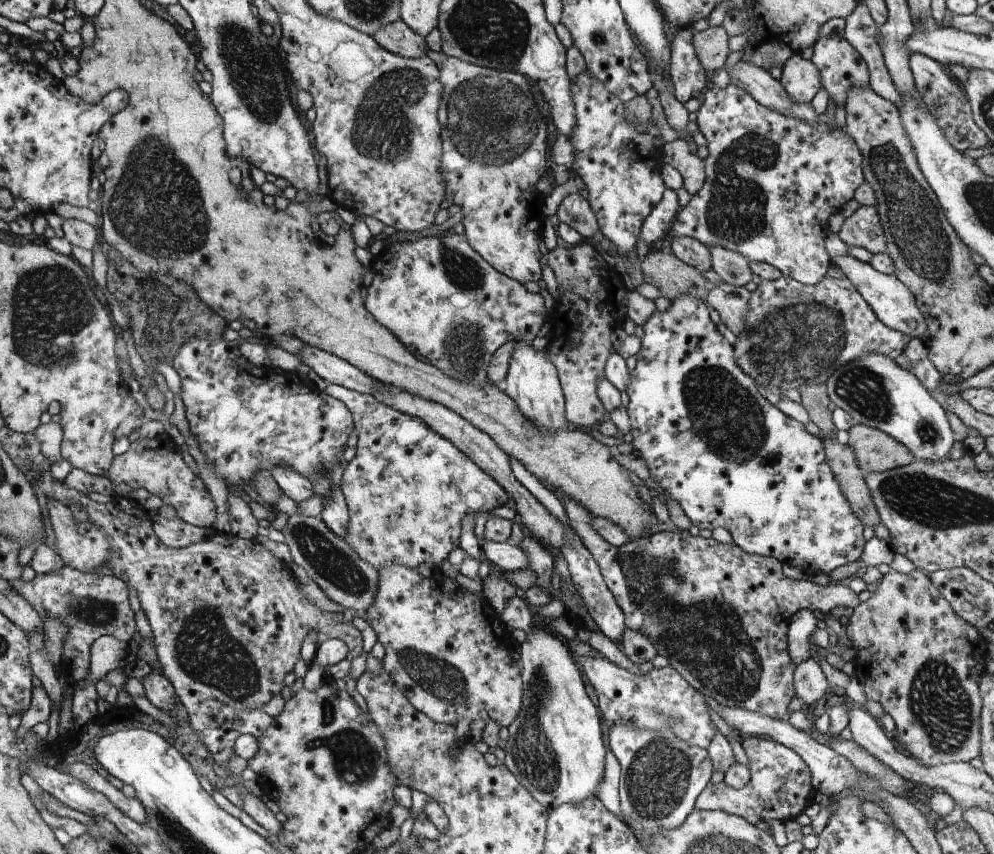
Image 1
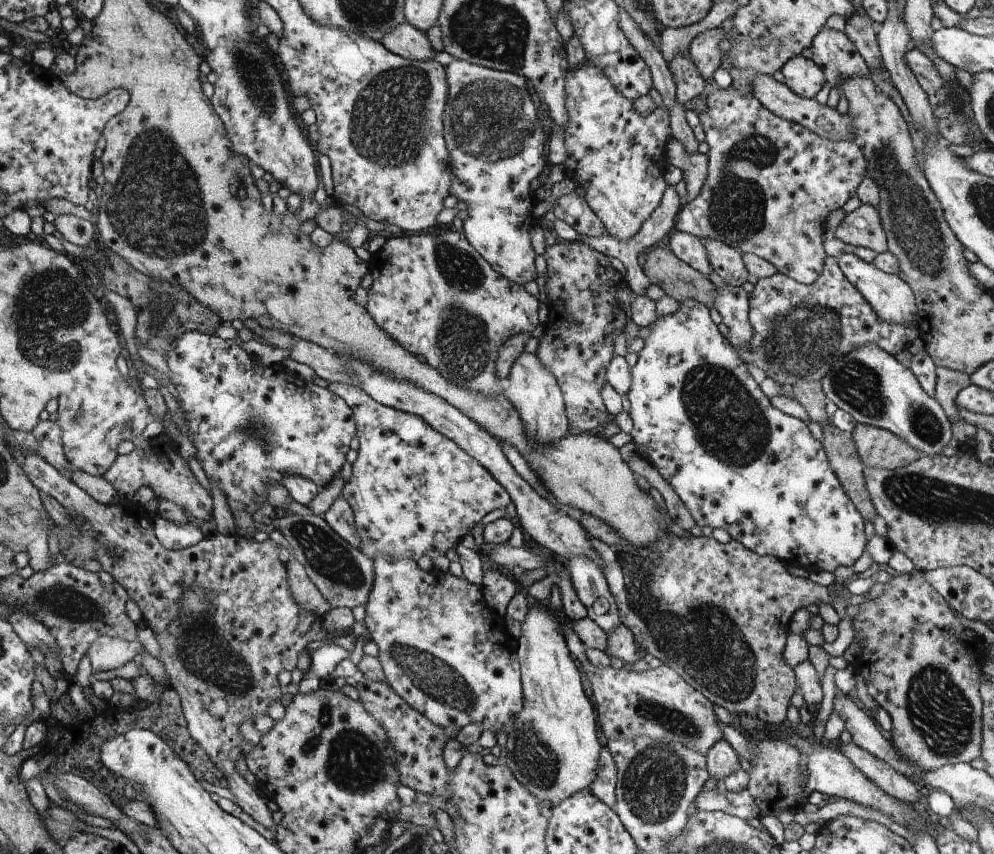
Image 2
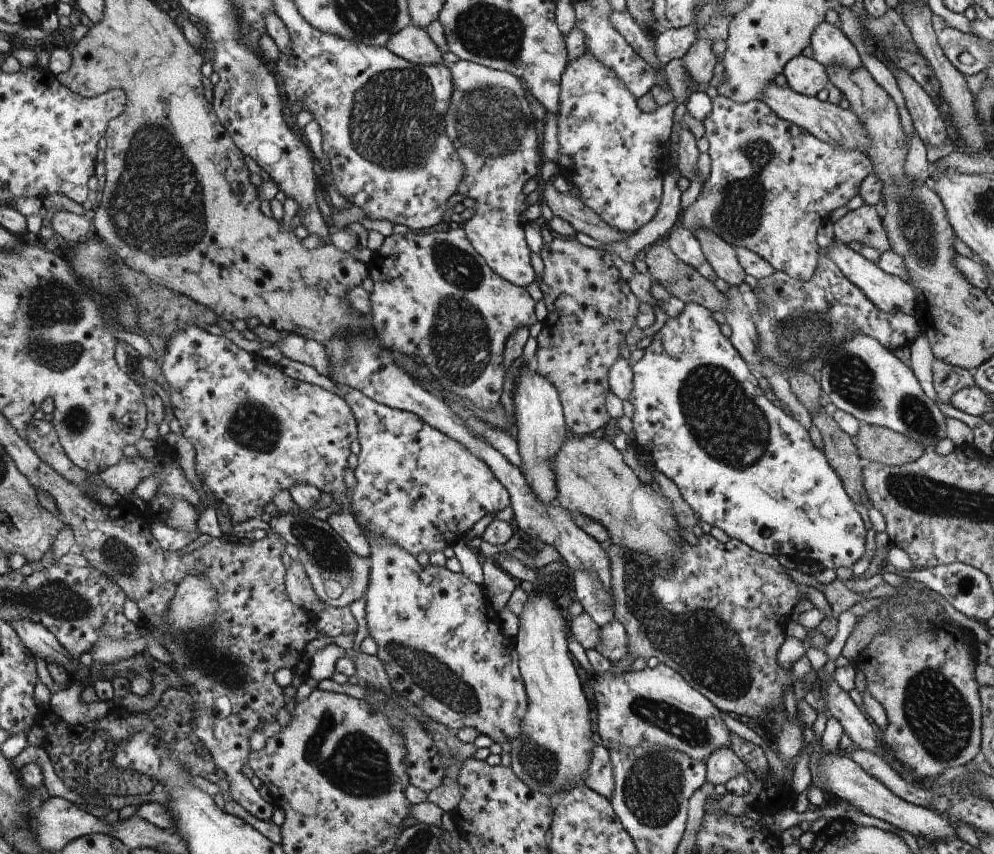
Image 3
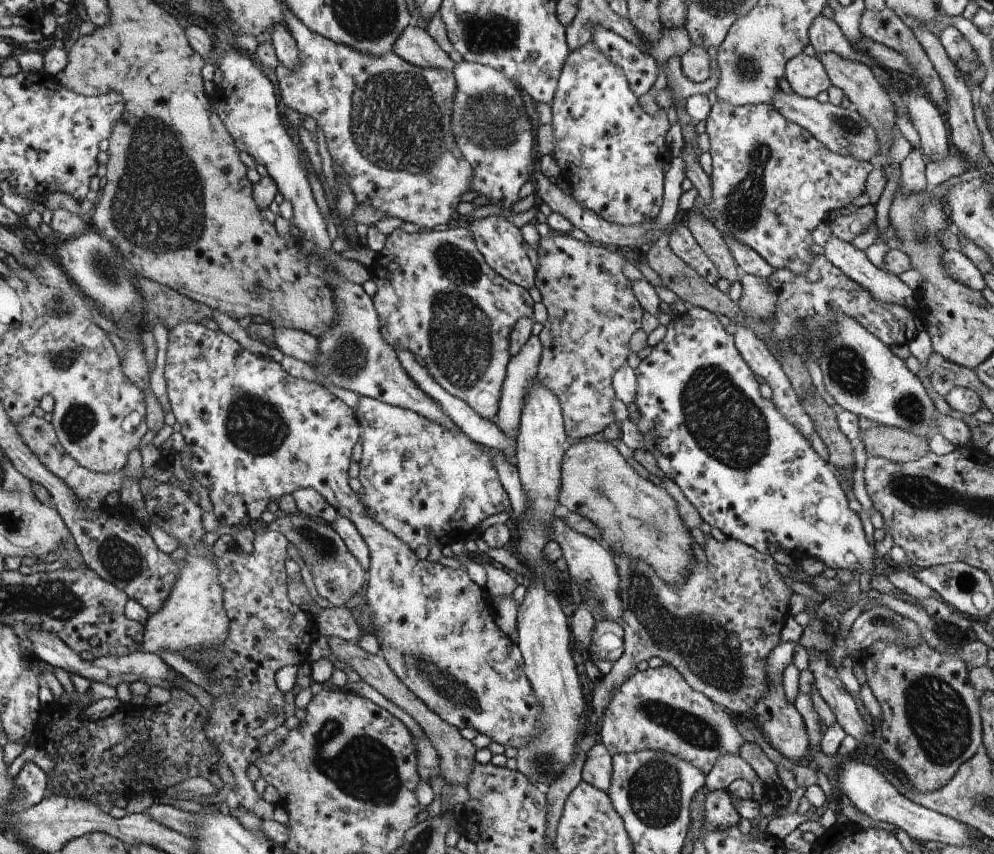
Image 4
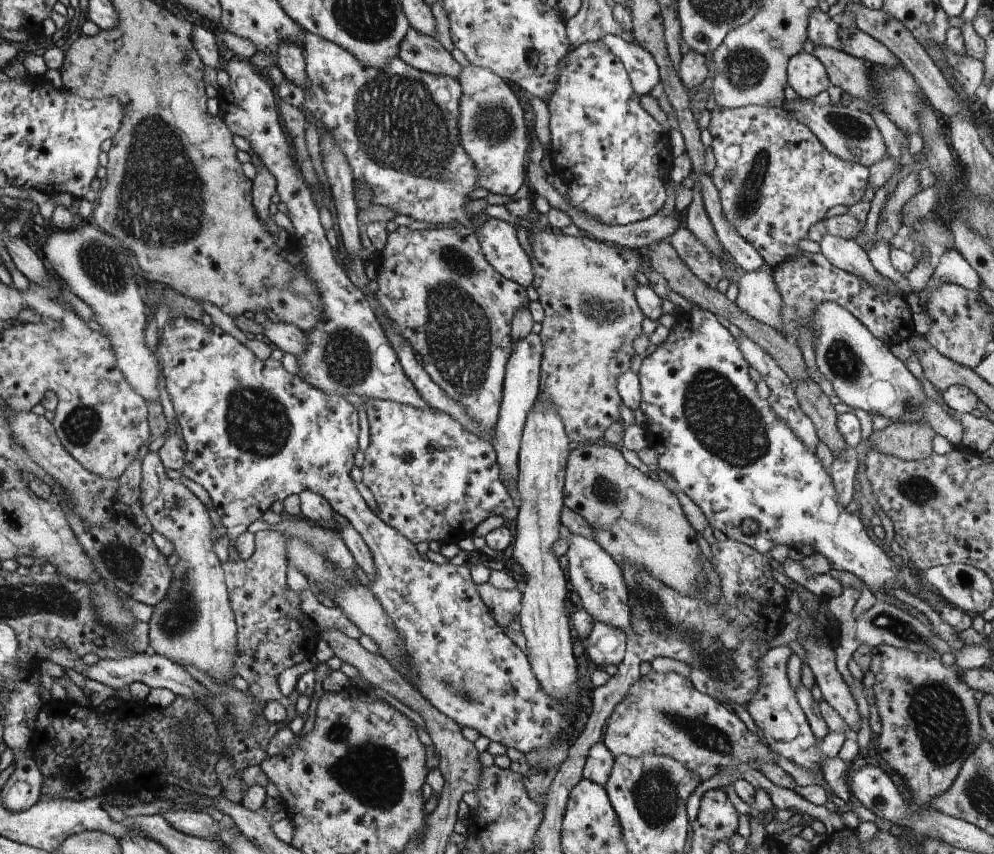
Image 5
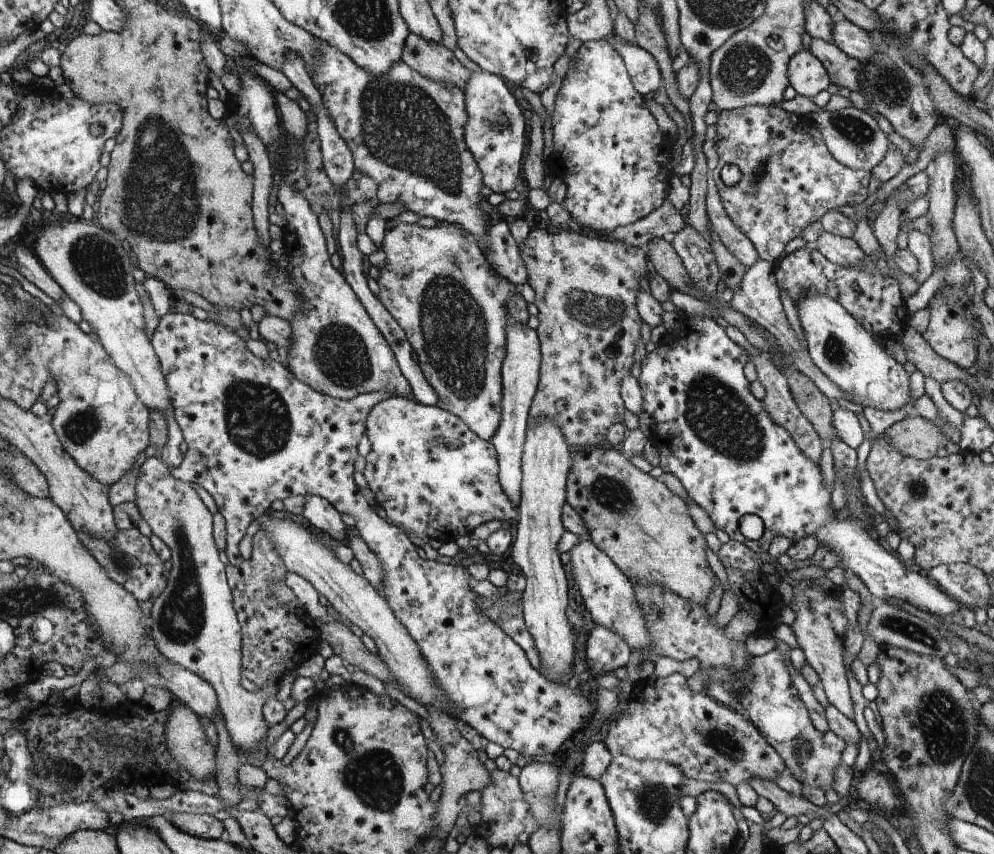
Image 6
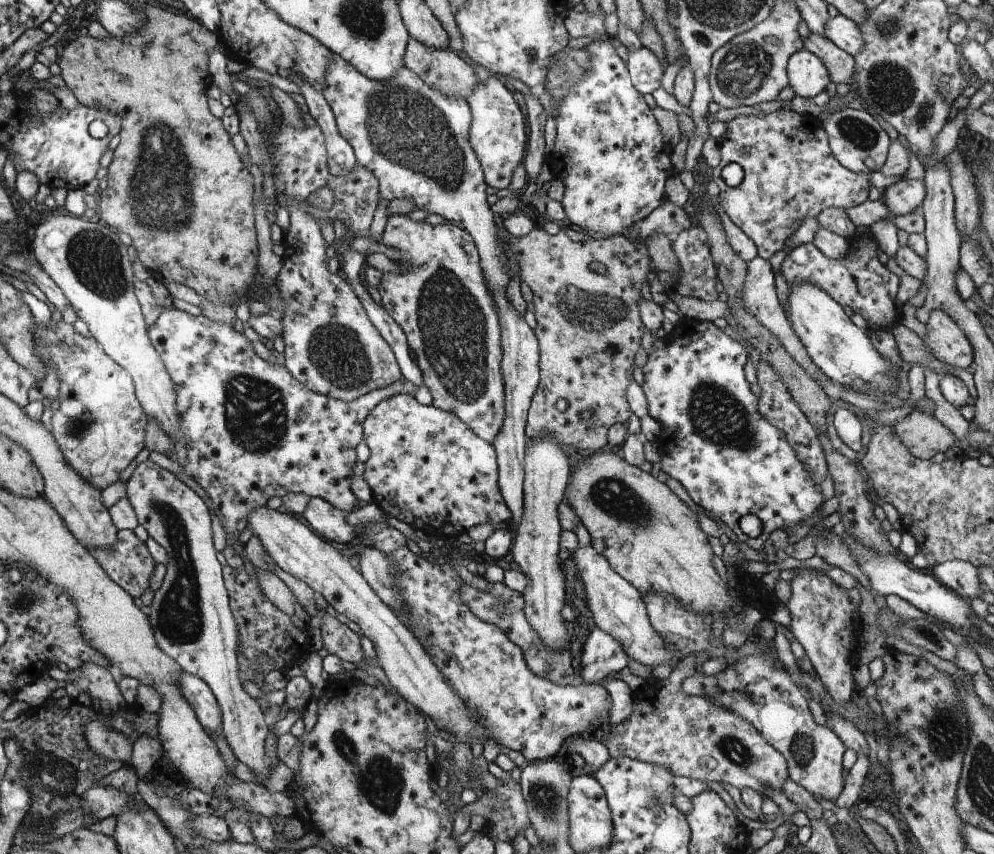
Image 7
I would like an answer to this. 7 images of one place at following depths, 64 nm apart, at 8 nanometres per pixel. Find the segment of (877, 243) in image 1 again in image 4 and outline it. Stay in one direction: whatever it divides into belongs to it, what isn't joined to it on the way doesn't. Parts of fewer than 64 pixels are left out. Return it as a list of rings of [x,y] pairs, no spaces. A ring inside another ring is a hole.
[[[872,203],[860,207],[855,213],[840,215],[828,222],[834,237],[851,242],[854,237],[868,231],[867,228],[875,222],[875,208]]]

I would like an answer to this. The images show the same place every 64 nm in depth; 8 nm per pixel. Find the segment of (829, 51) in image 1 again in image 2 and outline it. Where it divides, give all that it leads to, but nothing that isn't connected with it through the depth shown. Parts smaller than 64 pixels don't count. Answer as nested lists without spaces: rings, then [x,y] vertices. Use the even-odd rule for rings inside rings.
[[[822,27],[811,42],[812,60],[823,70],[827,82],[840,90],[841,80],[848,75],[868,75],[864,58],[847,33]]]

